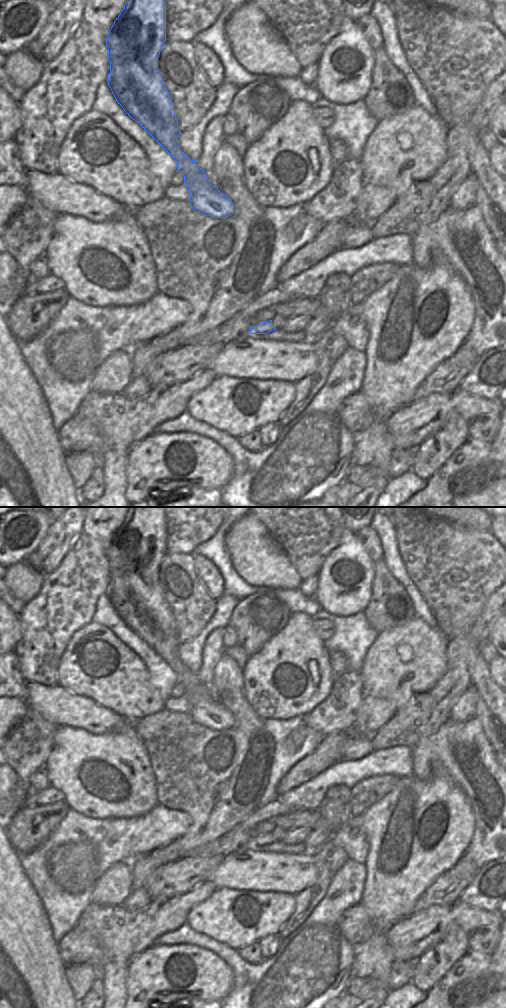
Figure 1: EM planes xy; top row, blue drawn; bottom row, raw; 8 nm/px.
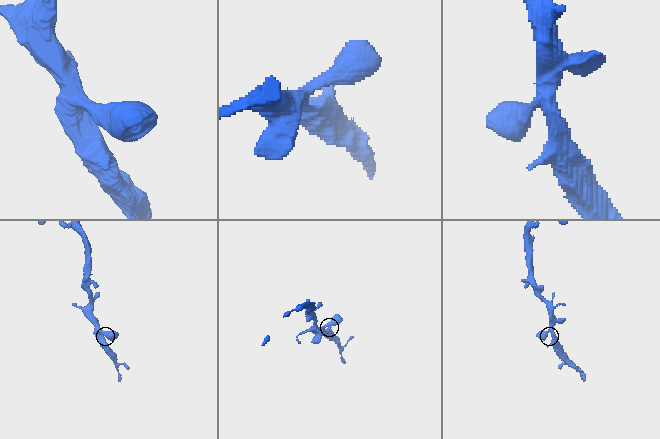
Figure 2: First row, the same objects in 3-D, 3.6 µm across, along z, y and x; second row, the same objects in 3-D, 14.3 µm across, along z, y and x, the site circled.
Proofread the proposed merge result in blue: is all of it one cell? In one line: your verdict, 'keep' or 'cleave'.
keep

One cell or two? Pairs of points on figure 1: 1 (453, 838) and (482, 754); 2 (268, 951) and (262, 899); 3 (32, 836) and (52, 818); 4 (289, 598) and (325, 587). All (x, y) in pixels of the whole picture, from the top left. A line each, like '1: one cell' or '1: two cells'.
1: two cells
2: two cells
3: one cell
4: two cells

